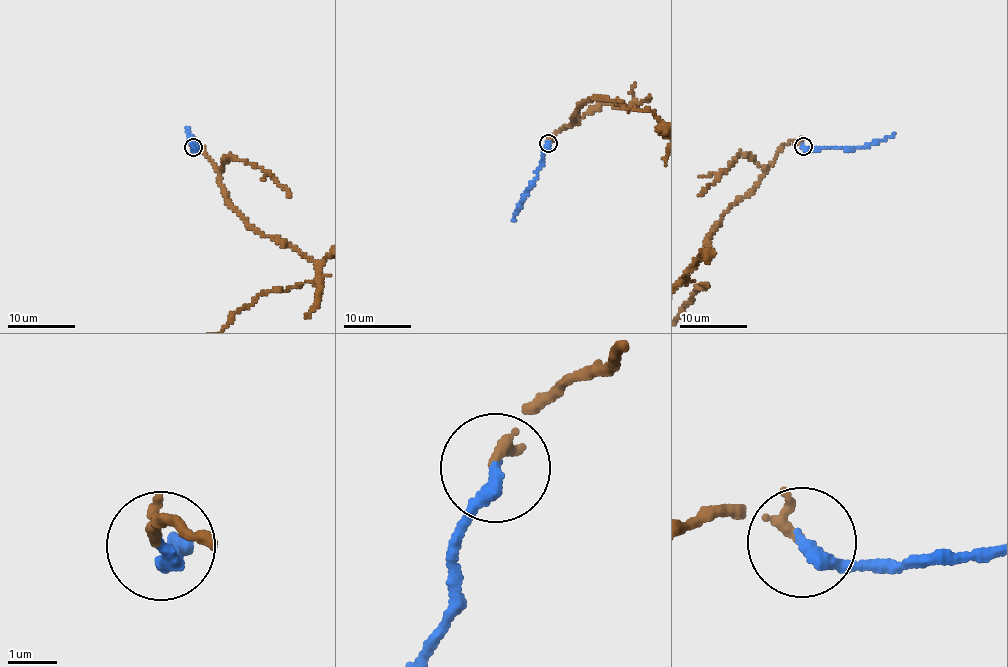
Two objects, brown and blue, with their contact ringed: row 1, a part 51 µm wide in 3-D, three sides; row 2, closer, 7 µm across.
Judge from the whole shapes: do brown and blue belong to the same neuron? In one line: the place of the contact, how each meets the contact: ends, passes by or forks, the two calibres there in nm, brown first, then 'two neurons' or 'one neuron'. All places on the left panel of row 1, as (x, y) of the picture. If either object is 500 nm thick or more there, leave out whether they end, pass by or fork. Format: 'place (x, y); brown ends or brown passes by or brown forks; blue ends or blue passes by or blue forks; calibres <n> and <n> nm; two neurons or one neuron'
place (193, 147); brown ends; blue ends; calibres 200 and 300 nm; one neuron

